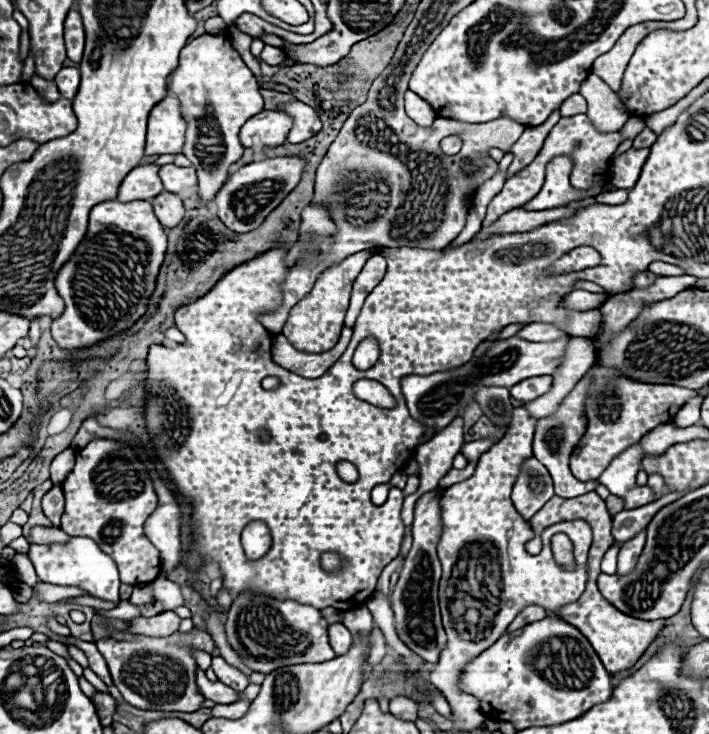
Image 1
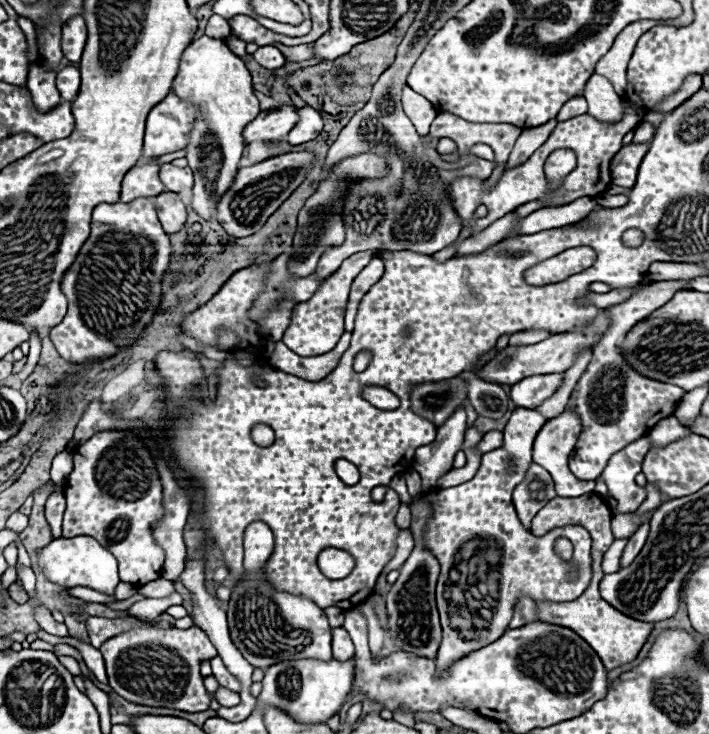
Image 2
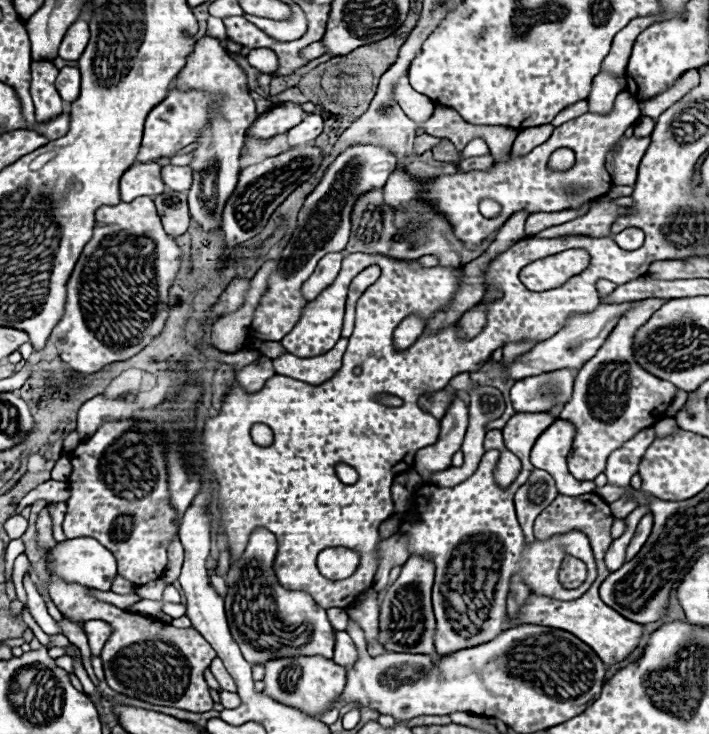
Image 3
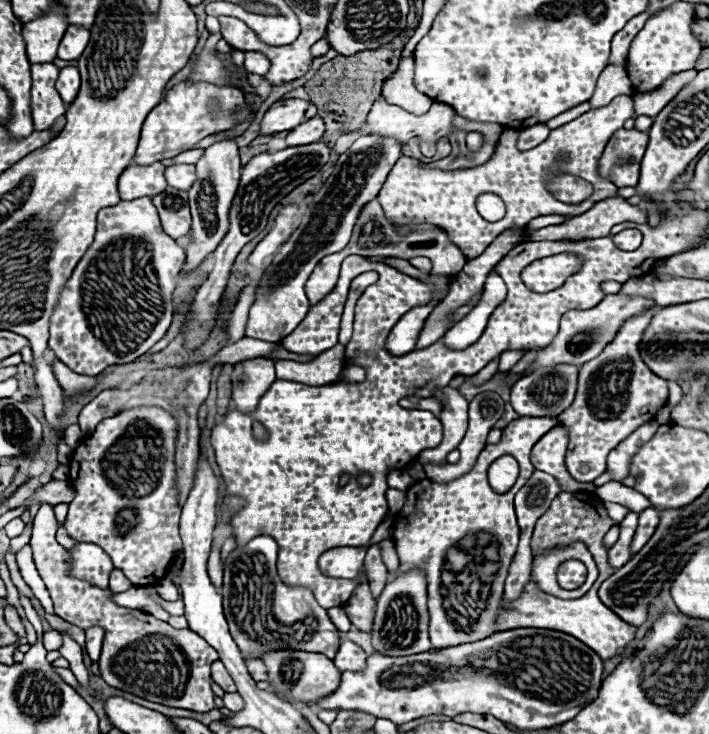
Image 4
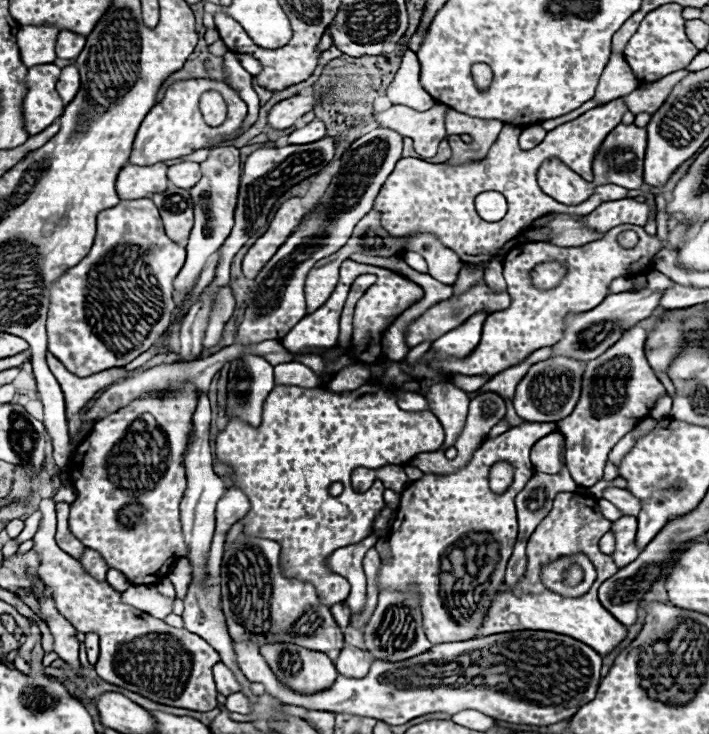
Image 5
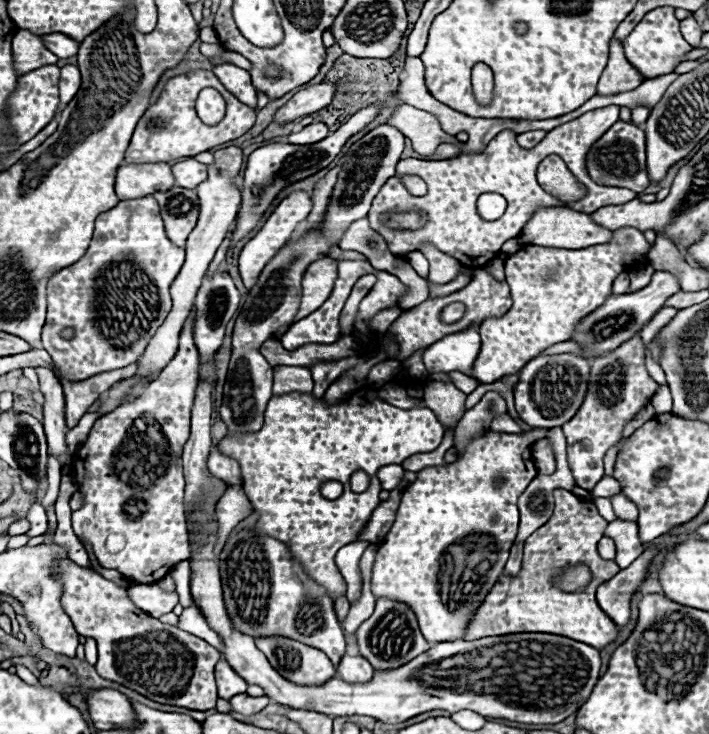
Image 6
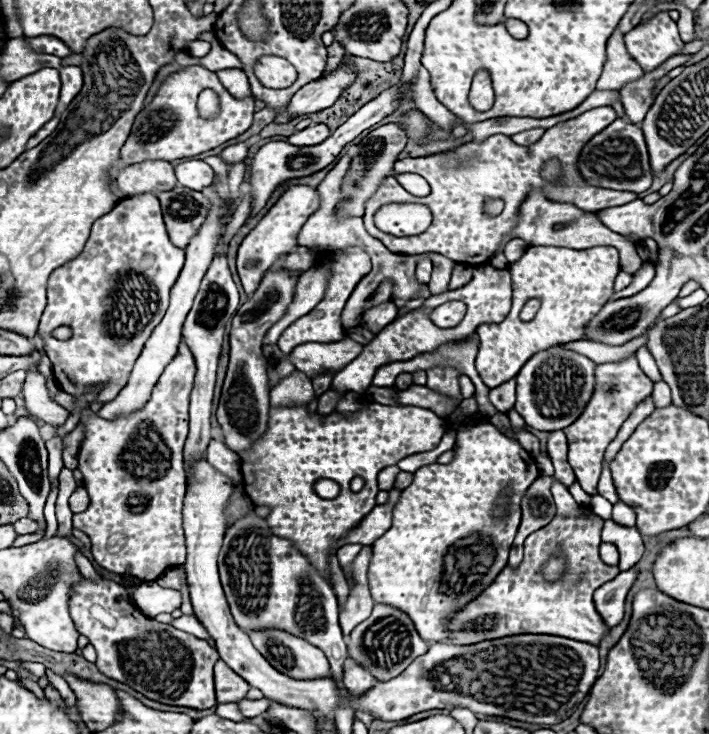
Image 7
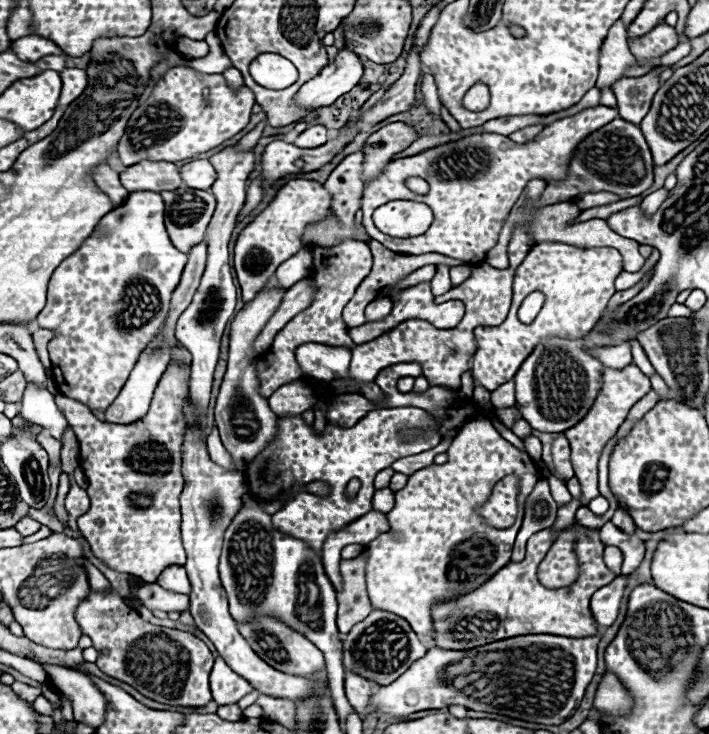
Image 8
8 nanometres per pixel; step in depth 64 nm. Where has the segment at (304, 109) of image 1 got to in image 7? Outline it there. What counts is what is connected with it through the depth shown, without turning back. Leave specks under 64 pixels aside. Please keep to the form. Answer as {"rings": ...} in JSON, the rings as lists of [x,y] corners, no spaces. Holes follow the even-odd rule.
{"rings":[[[314,124],[314,126],[308,126],[308,128],[304,128],[304,130],[296,132],[296,134],[292,134],[292,136],[288,138],[288,142],[294,144],[294,146],[314,146],[314,144],[318,144],[318,142],[324,142],[328,136],[330,136],[328,126],[324,126],[324,124]]]}

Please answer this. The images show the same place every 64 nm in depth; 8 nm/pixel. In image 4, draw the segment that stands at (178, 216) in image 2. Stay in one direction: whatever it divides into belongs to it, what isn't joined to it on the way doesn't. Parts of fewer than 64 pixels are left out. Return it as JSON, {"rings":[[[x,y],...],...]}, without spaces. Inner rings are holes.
{"rings":[[[164,190],[164,194],[156,194],[154,206],[160,212],[160,220],[164,226],[164,232],[168,236],[182,238],[190,232],[190,208],[188,208],[188,192],[182,190]]]}

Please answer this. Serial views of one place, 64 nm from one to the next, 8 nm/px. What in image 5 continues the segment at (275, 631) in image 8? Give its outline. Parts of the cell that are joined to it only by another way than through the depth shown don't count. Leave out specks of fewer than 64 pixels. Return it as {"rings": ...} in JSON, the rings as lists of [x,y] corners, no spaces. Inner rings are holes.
{"rings":[[[266,644],[260,646],[260,654],[268,662],[276,678],[280,678],[284,686],[300,694],[316,694],[316,690],[328,690],[328,686],[332,686],[332,682],[336,682],[338,678],[334,662],[322,652],[306,650],[302,646],[292,646],[292,644]]]}

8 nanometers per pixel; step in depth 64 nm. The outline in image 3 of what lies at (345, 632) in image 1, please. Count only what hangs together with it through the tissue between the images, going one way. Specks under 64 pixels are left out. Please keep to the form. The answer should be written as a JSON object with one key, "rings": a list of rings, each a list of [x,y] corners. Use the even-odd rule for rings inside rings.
{"rings":[[[338,630],[336,632],[336,646],[334,646],[334,658],[332,660],[336,664],[340,664],[340,666],[350,668],[356,662],[356,658],[358,658],[358,652],[356,652],[356,646],[354,646],[352,638],[346,632]]]}

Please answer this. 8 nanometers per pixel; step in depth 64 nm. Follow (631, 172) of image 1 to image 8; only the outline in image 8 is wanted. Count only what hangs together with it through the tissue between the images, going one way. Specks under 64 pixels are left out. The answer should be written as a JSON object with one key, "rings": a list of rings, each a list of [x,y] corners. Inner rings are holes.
{"rings":[[[616,118],[580,142],[572,156],[568,178],[564,182],[548,184],[540,202],[542,204],[568,202],[576,194],[600,190],[614,192],[622,198],[632,198],[652,186],[652,168],[654,168],[652,156],[640,128],[636,124],[624,122],[622,118]]]}

